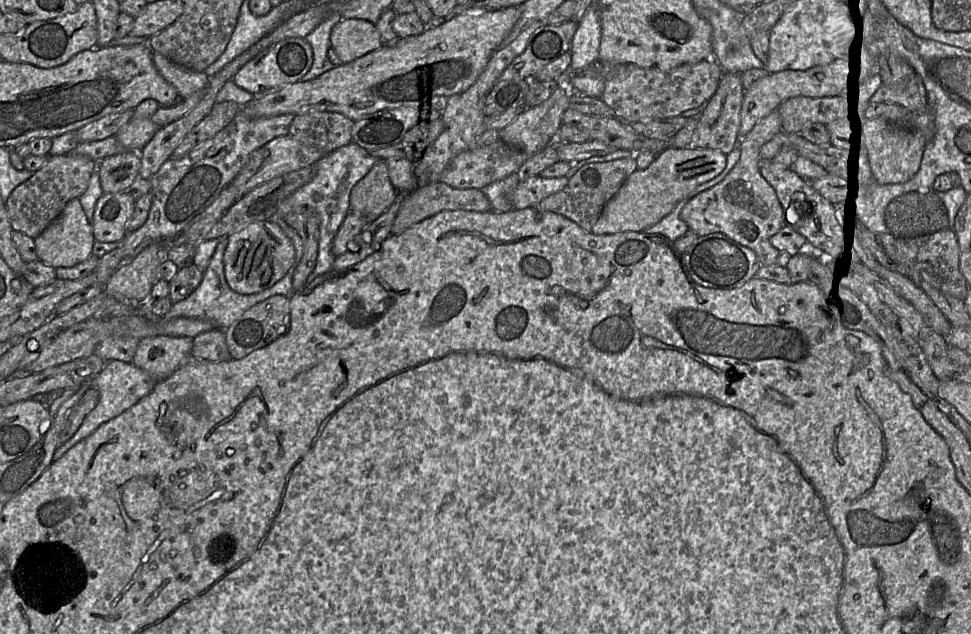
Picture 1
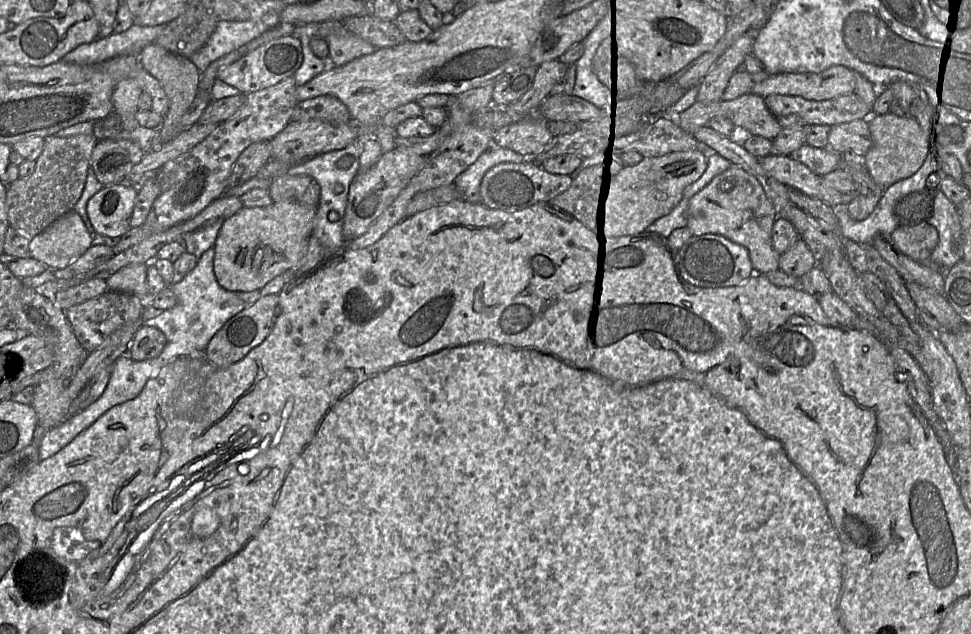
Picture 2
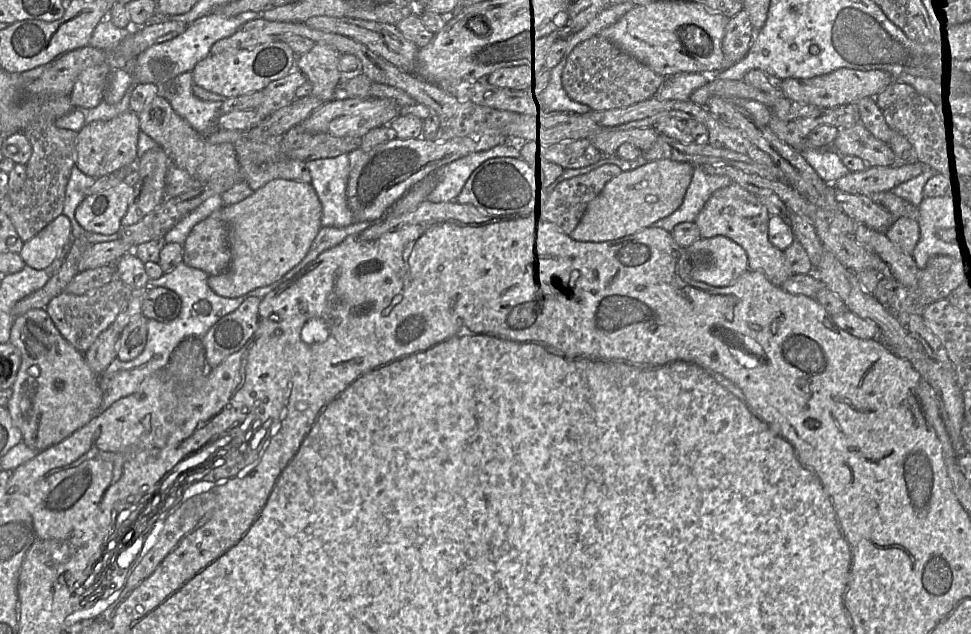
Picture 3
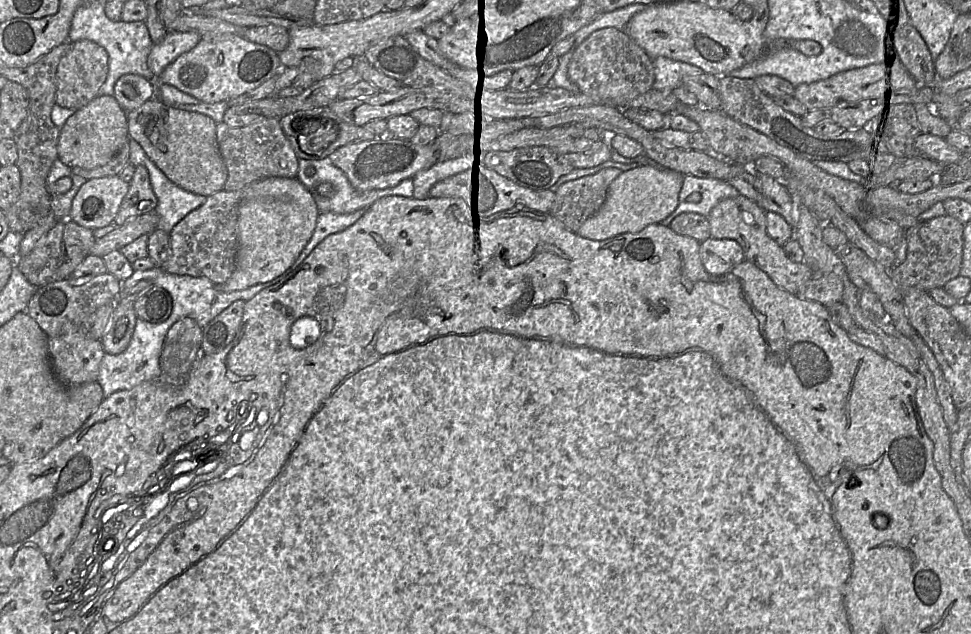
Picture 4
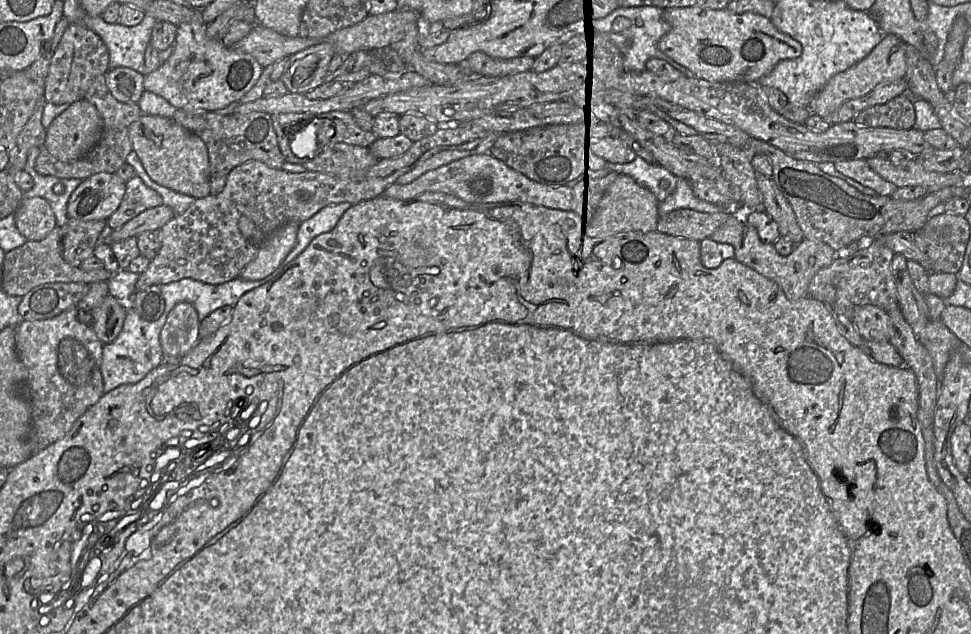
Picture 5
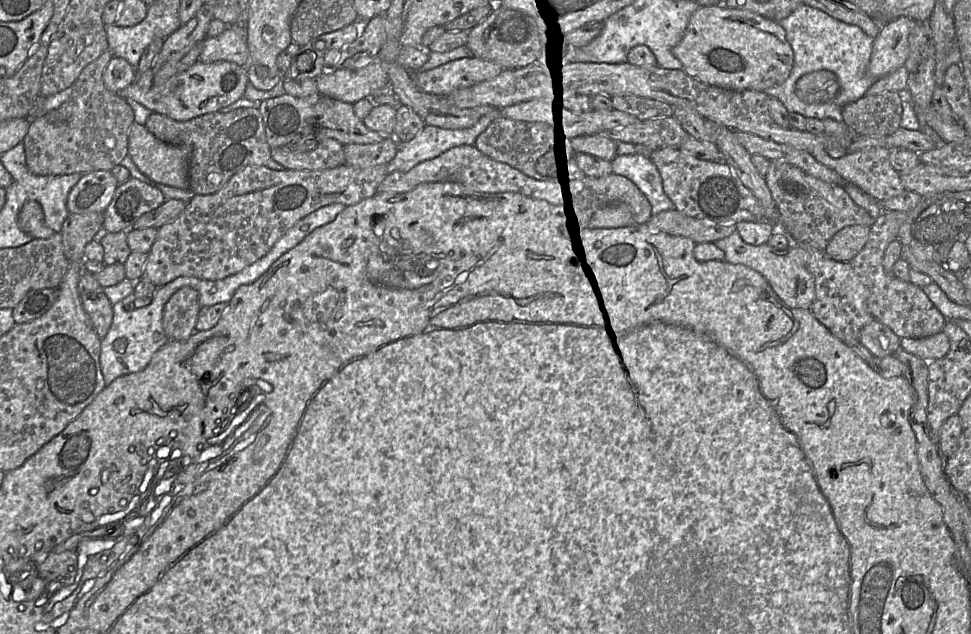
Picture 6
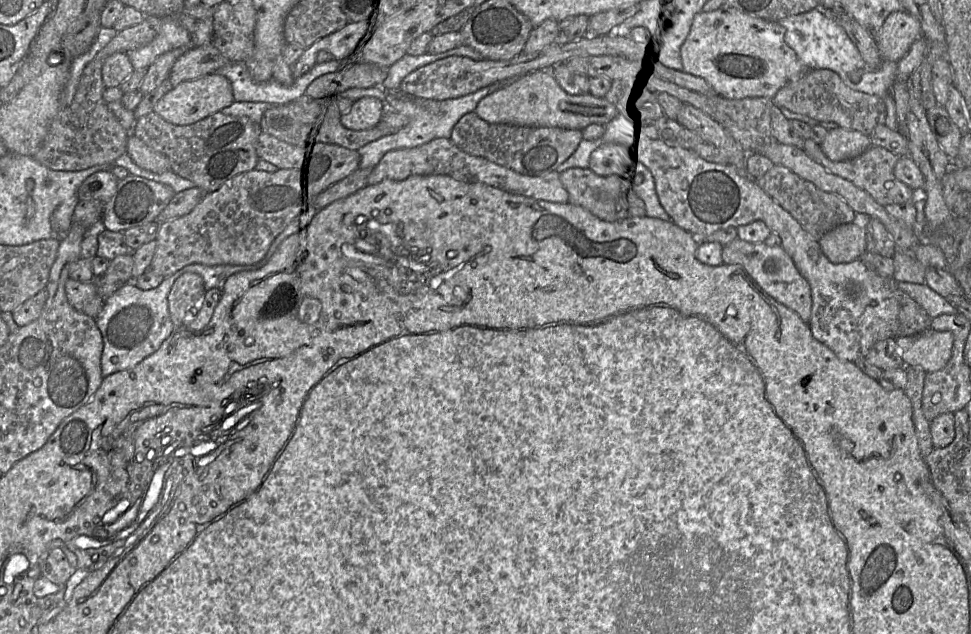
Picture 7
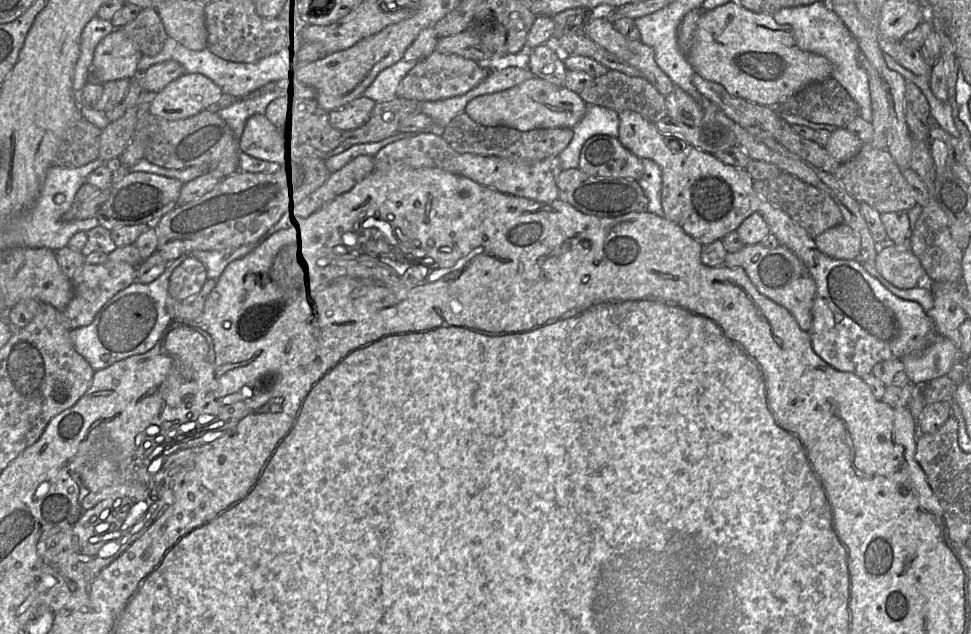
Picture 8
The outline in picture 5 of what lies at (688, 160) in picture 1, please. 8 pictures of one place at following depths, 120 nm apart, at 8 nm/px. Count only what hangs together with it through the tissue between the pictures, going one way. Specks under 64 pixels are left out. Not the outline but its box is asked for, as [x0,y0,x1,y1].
[587,174,660,235]

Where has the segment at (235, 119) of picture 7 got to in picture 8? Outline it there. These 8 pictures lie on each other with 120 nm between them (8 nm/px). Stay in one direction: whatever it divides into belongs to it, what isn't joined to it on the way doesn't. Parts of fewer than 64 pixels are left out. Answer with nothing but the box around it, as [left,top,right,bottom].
[131,110,239,178]

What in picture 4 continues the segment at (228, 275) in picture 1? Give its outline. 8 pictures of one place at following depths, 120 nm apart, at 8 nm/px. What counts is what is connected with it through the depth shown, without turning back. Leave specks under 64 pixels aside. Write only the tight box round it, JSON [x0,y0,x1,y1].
[216,177,319,292]

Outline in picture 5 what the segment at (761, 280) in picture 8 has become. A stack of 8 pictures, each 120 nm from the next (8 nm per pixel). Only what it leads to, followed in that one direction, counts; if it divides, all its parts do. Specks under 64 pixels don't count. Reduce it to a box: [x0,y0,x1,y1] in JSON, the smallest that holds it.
[710,209,838,300]

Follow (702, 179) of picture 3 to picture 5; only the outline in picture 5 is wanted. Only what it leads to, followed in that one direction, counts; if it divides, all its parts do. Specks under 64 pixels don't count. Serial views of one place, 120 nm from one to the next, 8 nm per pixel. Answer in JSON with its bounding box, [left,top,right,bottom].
[659,178,732,217]

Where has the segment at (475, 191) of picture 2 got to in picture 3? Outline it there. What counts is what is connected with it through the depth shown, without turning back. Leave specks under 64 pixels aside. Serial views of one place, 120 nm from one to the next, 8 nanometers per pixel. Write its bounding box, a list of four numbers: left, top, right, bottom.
[427,143,521,202]

